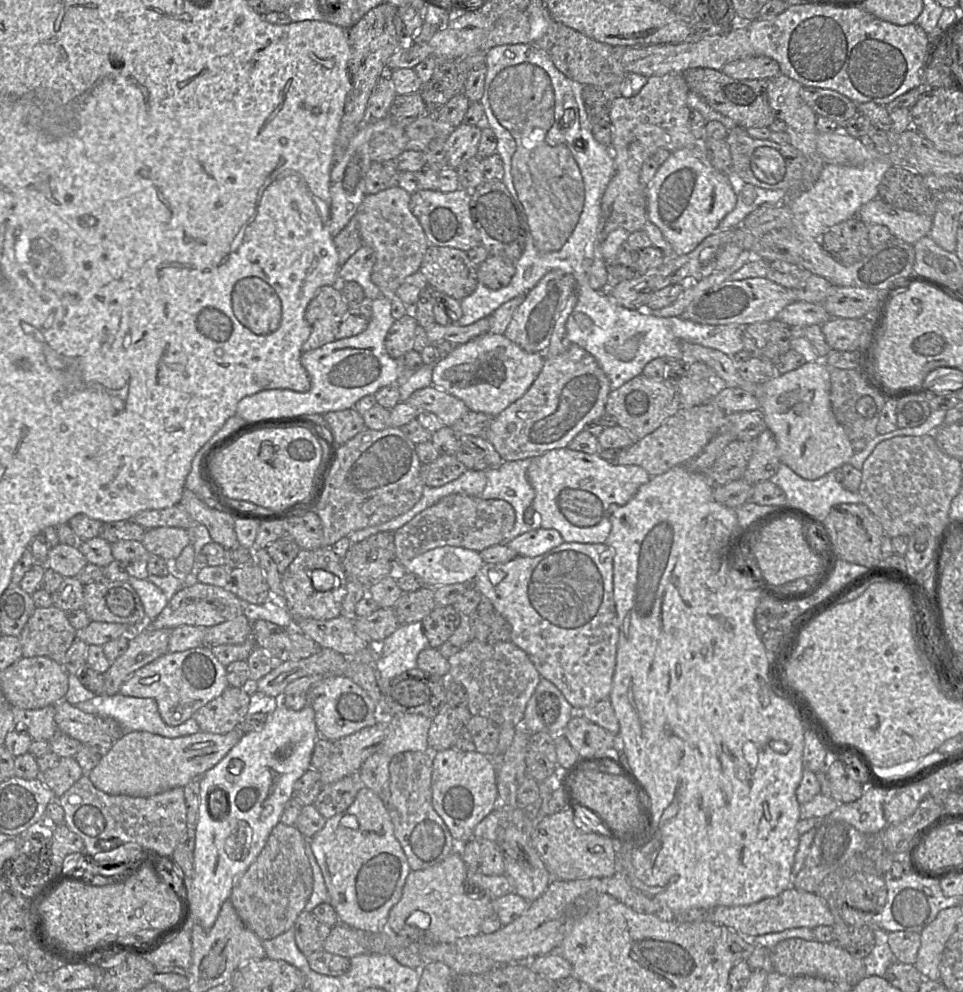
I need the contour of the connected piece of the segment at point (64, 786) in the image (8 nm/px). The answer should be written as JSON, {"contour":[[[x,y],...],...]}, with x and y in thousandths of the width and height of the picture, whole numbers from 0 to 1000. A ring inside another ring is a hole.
{"contour":[[[77,763],[62,764],[58,772],[43,779],[48,793],[55,797],[57,805],[63,803],[83,783],[85,775]]]}

